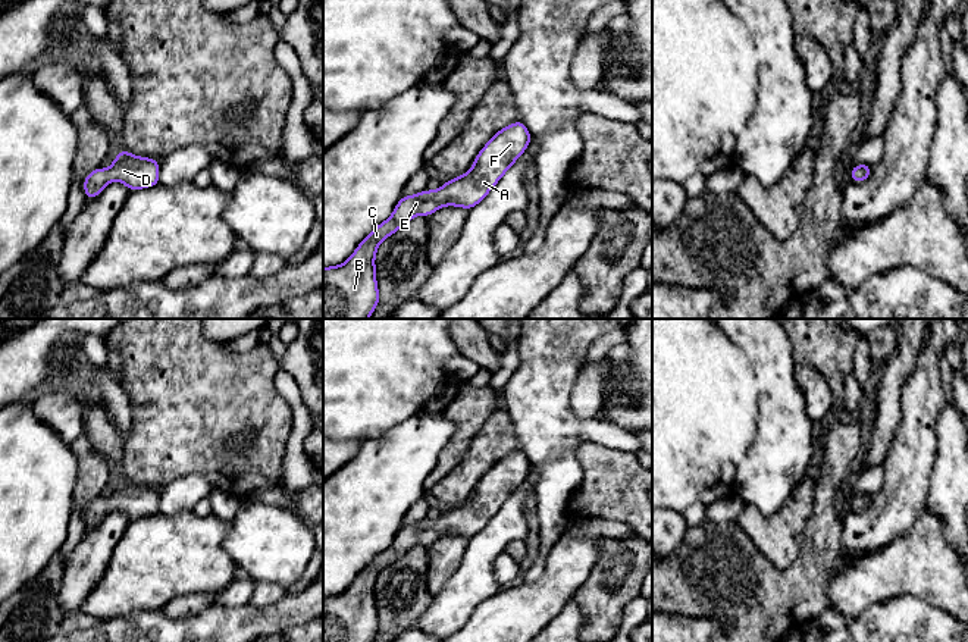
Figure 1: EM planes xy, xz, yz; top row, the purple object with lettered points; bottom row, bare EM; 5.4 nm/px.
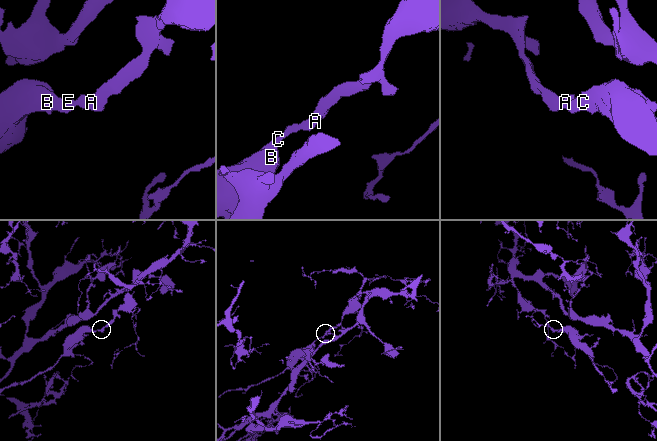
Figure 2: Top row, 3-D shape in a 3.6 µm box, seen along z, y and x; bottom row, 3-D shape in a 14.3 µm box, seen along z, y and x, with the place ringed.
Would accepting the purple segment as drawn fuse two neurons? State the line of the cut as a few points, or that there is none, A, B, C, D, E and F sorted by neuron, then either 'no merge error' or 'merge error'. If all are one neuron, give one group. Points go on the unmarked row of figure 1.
cut none; groups A B C D E F; no merge error

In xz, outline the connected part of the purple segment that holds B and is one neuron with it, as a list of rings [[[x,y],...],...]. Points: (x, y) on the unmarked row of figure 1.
[[[514,451],[489,469],[467,502],[438,520],[402,524],[391,547],[376,555],[345,592],[323,596],[323,642],[373,642],[379,633],[375,598],[379,573],[417,544],[427,547],[442,535],[474,536],[524,482],[530,467],[524,452]]]

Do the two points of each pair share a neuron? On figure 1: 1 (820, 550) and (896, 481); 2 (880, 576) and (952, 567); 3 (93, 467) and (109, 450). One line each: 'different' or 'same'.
1: different
2: same
3: different

